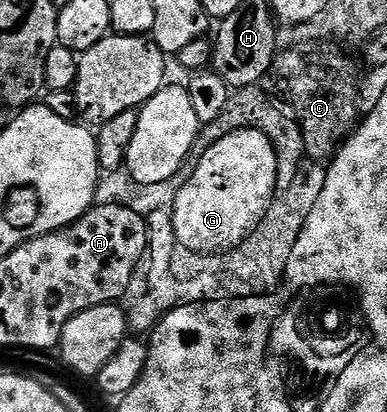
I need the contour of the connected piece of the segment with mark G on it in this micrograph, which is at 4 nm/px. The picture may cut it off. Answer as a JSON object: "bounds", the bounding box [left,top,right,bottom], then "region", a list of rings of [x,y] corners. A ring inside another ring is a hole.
{"bounds":[170,128,275,255],"region":[[[246,128],[243,131],[230,133],[222,137],[207,149],[202,157],[202,165],[194,169],[194,177],[186,181],[186,186],[176,191],[176,200],[170,203],[174,217],[176,242],[185,252],[199,252],[202,255],[215,255],[229,251],[240,243],[248,241],[248,234],[255,230],[261,220],[261,212],[268,204],[269,191],[272,191],[275,160],[273,159],[273,143],[261,131]]]}

